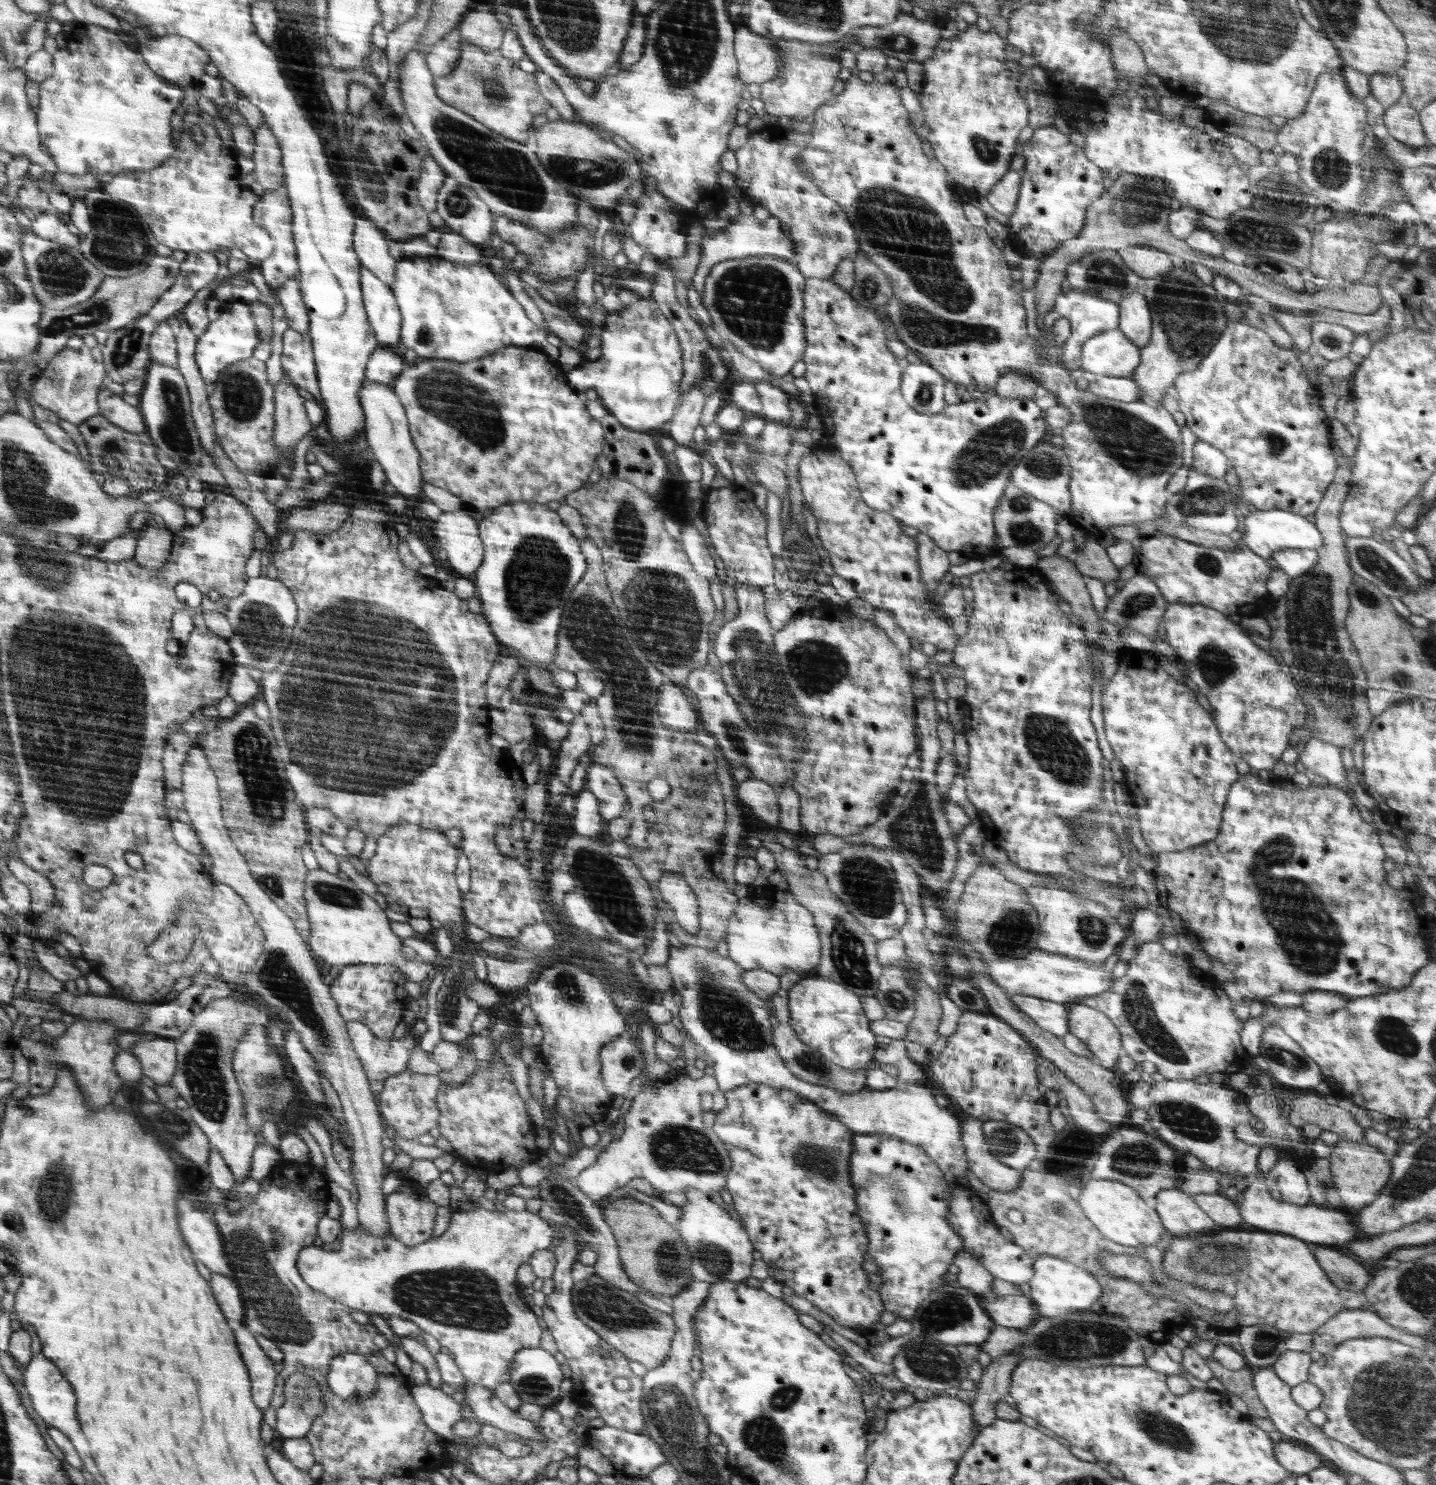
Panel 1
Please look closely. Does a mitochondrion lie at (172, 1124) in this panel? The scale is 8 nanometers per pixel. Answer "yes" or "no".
yes

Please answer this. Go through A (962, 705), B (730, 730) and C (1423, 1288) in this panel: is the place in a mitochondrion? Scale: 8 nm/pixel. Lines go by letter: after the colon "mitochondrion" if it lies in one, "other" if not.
A: other
B: mitochondrion
C: mitochondrion

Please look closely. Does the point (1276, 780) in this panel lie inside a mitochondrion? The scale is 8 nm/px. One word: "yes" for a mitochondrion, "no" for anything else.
no

